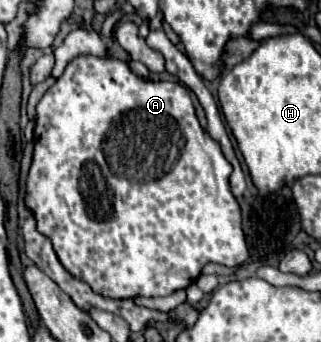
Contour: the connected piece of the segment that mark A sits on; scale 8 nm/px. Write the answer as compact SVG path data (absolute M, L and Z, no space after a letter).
M82 55L66 67L64 75L46 91L46 95L38 103L38 119L34 129L34 161L28 175L26 205L36 217L38 231L52 241L54 251L66 271L72 273L76 279L86 281L94 289L94 293L112 299L134 299L138 295L164 297L192 285L206 263L238 267L248 259L248 247L242 233L240 205L230 191L230 175L232 165L222 155L220 143L214 141L208 131L202 129L202 125L198 123L190 91L184 85L174 81L142 79L130 69L126 61L120 59Z

